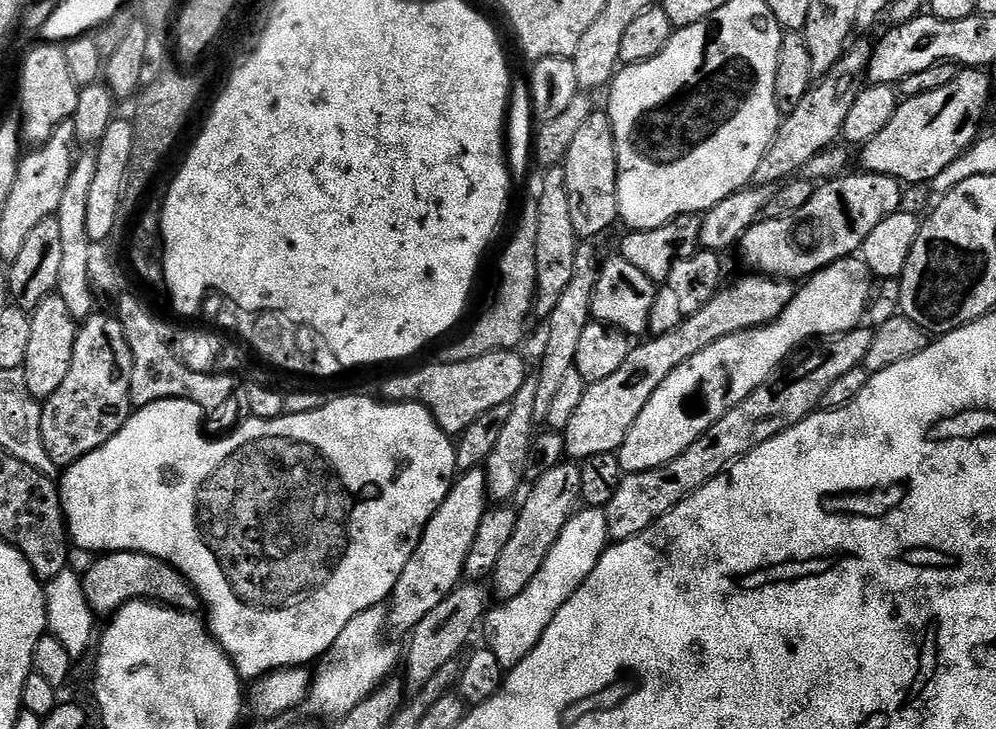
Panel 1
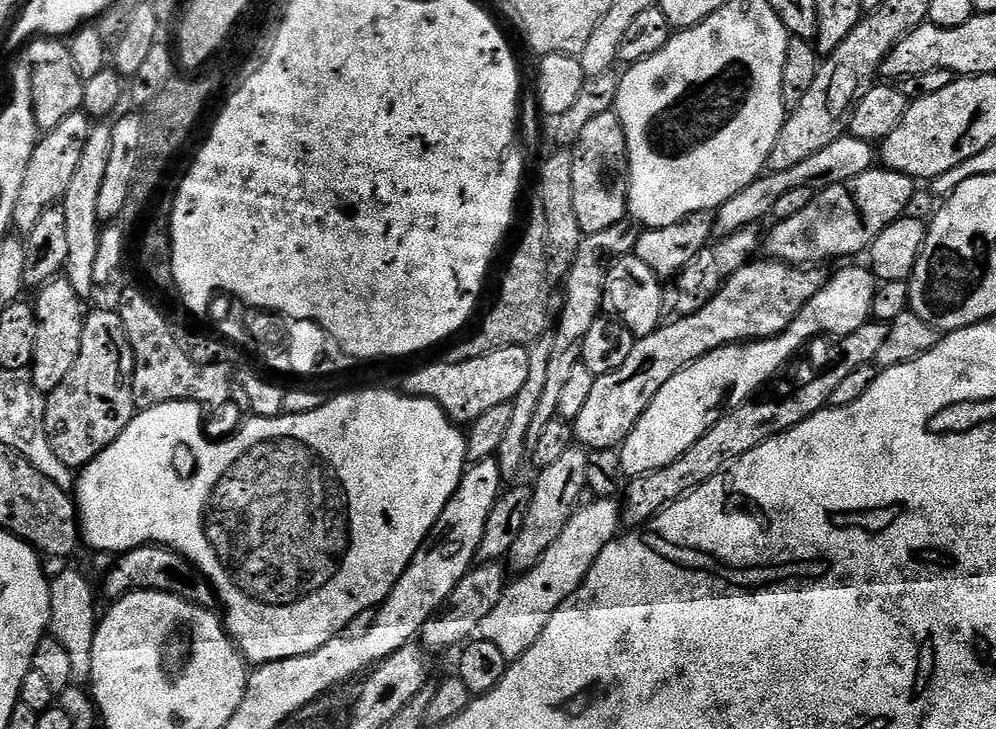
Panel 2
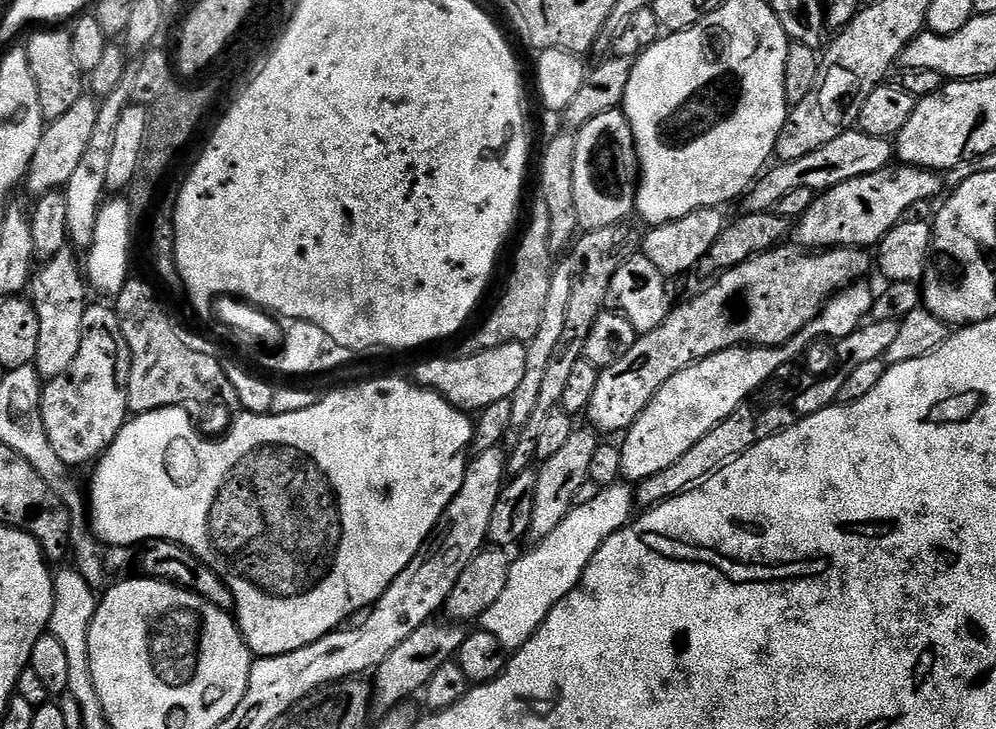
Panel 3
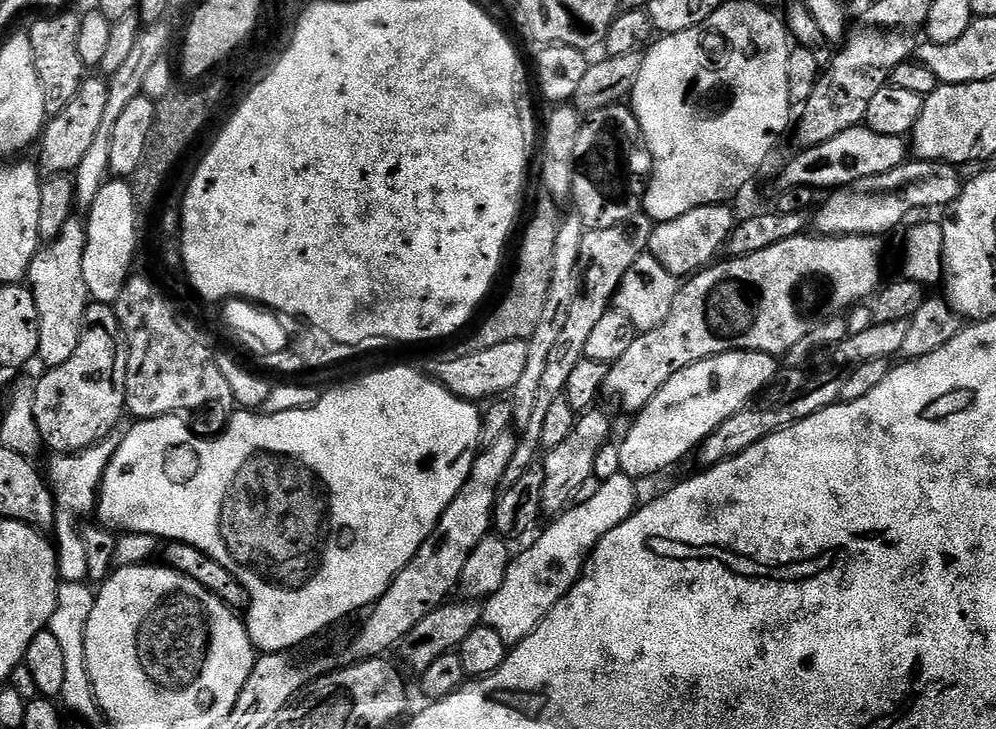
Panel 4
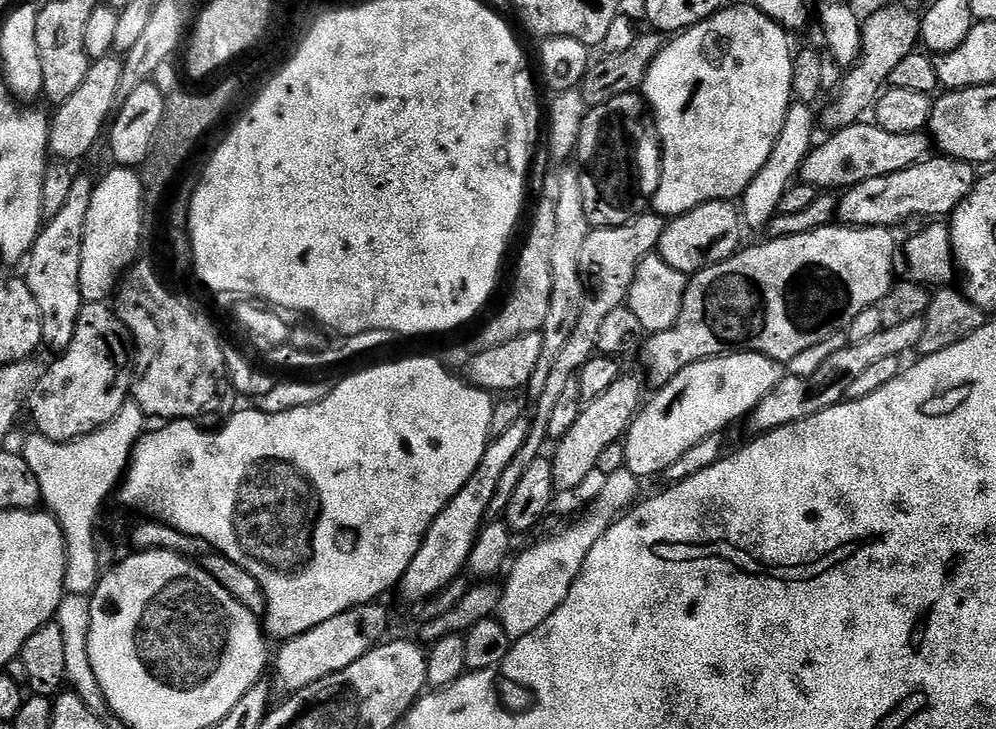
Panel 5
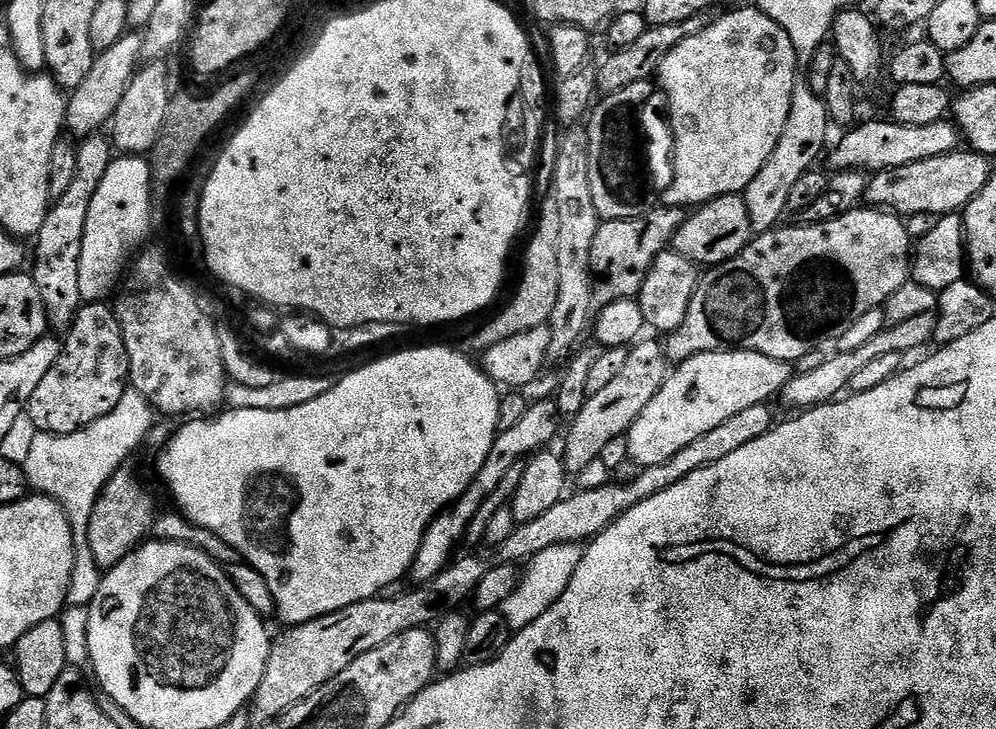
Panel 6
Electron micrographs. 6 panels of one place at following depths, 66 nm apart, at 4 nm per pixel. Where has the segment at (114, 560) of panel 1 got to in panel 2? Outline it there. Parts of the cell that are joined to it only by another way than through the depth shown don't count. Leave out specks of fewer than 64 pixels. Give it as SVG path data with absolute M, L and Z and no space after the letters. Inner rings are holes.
M145 544L143 548L123 553L117 560L120 561L104 576L104 592L109 596L109 601L115 602L131 592L169 592L186 602L194 602L194 606L217 607L218 597L214 586L181 552L162 544Z

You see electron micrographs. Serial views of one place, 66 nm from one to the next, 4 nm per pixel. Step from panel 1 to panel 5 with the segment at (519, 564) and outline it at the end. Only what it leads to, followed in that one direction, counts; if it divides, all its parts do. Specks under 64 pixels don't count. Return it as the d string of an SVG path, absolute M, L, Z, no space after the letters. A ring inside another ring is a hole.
M621 374L616 379L614 386L610 386L610 390L606 390L606 394L594 398L594 402L584 404L578 414L578 422L574 422L574 426L566 434L566 438L562 438L555 445L556 453L551 453L552 469L554 470L554 486L557 493L572 492L575 488L580 488L588 480L588 475L593 475L598 466L598 458L602 454L602 450L606 450L606 446L621 443L625 439L626 433L632 427L633 419L642 407L642 399L640 400L640 384L634 377L628 374Z

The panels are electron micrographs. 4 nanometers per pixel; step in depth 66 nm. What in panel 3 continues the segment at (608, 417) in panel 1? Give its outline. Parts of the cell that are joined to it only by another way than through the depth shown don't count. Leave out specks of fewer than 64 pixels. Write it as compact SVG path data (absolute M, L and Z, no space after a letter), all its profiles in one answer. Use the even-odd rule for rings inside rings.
M796 246L784 247L764 251L719 273L717 284L697 296L689 295L688 304L677 308L675 305L658 330L643 333L626 358L601 371L594 398L590 398L587 423L600 434L623 433L674 374L694 361L731 348L775 348L787 344L823 312L824 305L836 293L863 281L864 275L874 268L873 257L863 248L808 251Z

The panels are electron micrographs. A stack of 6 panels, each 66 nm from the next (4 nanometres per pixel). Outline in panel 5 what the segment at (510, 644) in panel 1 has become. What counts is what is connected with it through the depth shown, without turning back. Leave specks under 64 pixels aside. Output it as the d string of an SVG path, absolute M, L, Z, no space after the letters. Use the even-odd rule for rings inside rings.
M629 468L614 470L614 474L603 477L602 483L604 485L592 504L592 513L585 520L570 525L565 532L549 540L540 541L534 548L511 561L507 569L508 581L503 581L500 589L500 605L496 616L502 630L506 630L513 642L526 638L526 634L534 634L534 630L538 630L538 626L542 626L542 622L546 622L546 618L550 618L550 614L554 614L554 610L566 602L566 594L570 594L570 586L574 586L586 562L586 554L594 550L598 538L602 538L608 527L615 524L621 514L629 511L641 495L641 477L635 476Z

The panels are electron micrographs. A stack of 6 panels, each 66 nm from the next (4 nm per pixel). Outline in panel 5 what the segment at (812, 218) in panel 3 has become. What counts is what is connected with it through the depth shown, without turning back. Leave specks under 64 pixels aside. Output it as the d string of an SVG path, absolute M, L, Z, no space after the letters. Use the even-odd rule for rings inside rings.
M925 158L906 170L898 170L898 174L870 178L866 182L858 182L854 187L847 189L840 196L839 219L848 226L882 228L899 225L912 216L951 217L959 204L975 188L978 179L977 169L964 160L932 159Z

